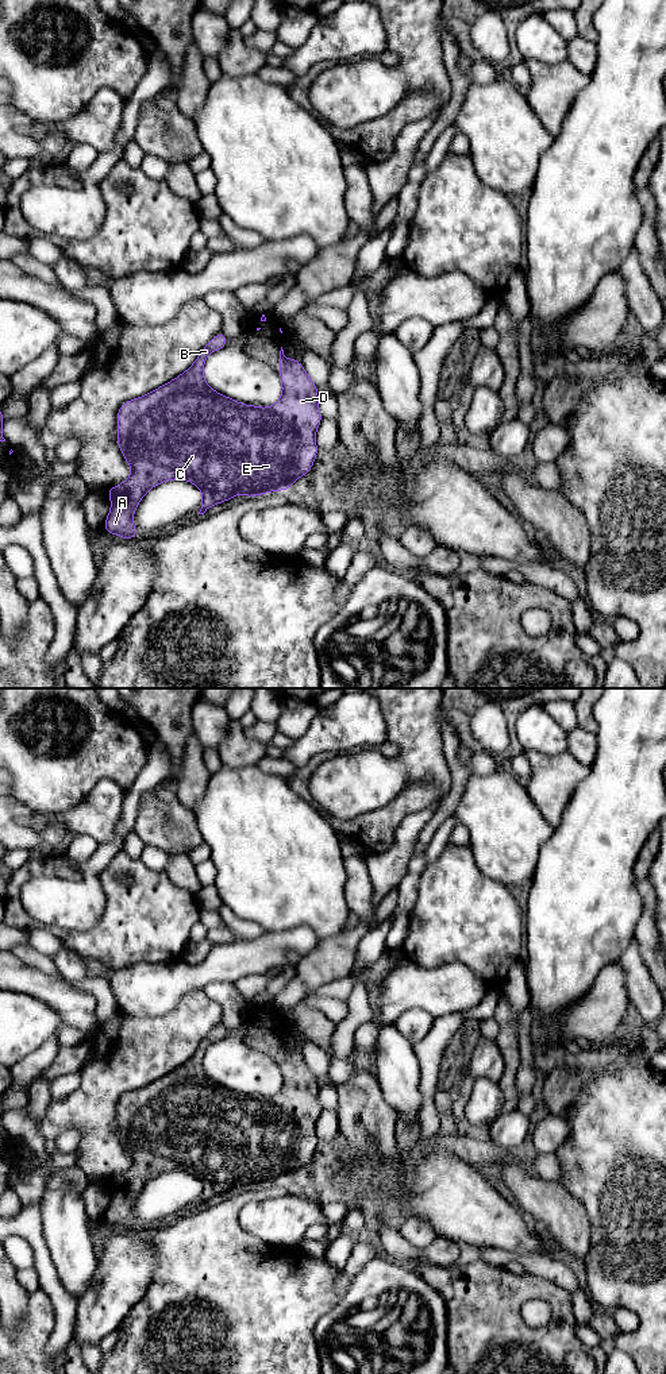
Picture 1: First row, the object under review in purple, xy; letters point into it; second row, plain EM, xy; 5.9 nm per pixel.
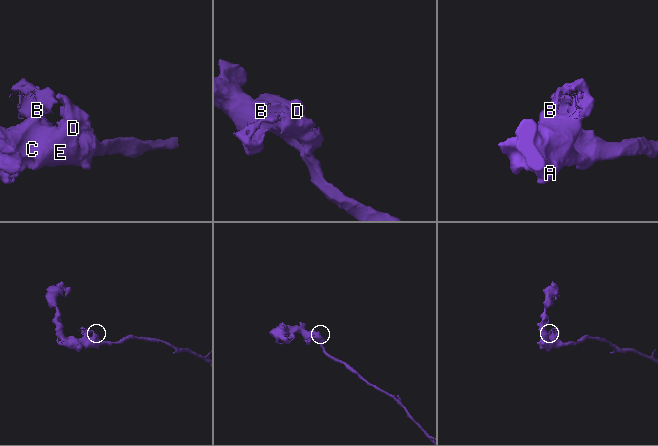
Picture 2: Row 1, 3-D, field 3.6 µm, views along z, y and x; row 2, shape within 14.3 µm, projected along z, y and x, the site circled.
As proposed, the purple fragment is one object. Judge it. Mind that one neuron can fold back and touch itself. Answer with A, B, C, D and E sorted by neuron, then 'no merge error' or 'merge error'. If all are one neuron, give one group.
groups A B C D E; no merge error

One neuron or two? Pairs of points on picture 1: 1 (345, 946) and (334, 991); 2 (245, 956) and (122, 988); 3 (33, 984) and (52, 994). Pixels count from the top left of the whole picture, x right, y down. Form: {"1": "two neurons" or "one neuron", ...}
{"1": "two neurons", "2": "one neuron", "3": "one neuron"}

